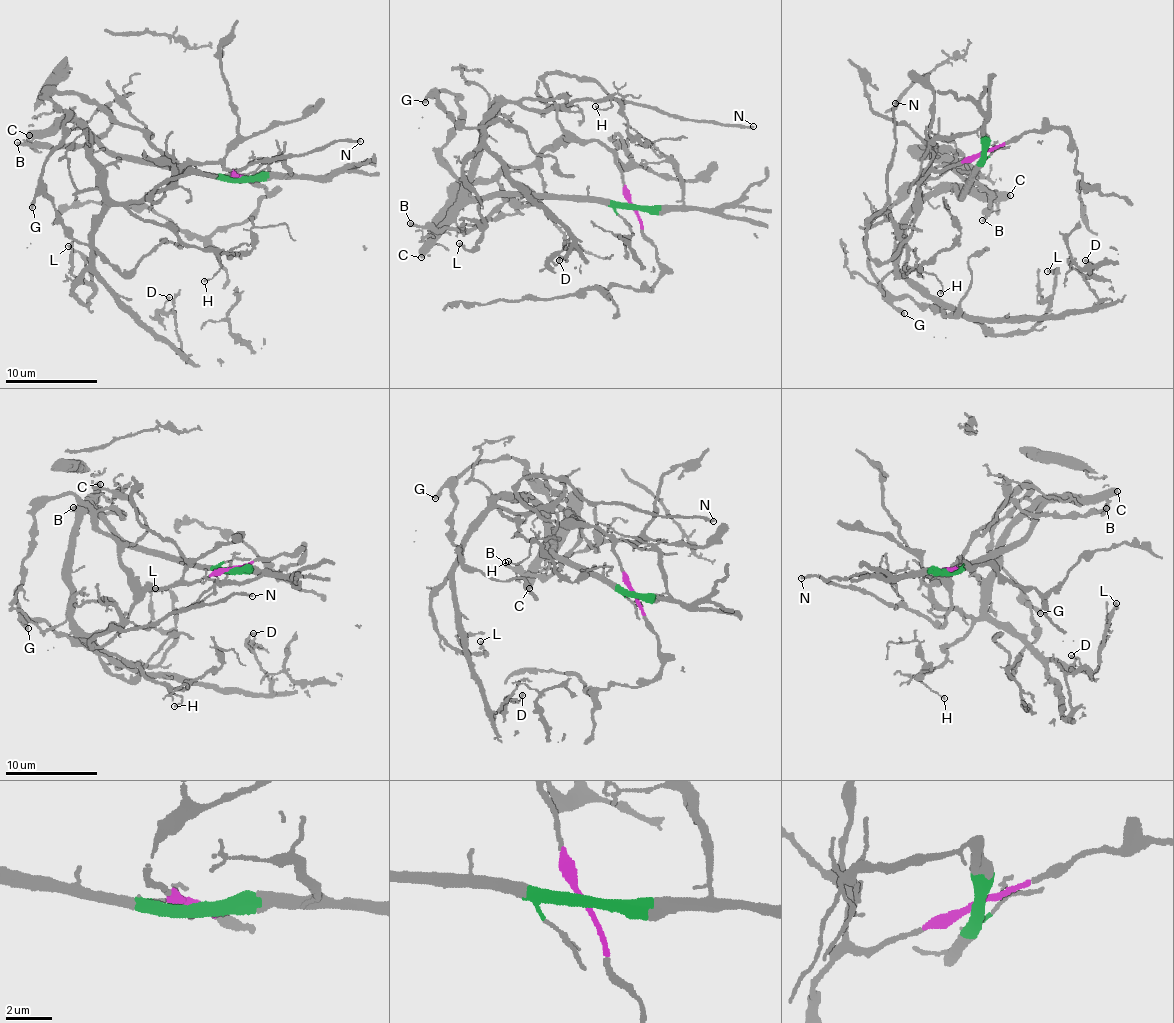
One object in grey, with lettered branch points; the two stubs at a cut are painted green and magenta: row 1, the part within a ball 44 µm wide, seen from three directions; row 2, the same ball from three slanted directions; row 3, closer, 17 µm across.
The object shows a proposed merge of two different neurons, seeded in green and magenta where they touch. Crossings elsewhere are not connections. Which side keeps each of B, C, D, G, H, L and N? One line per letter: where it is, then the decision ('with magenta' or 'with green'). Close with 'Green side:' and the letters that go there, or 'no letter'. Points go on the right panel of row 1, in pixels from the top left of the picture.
B: place (982, 220); with magenta
C: place (1010, 195); with green
D: place (1085, 260); with green
G: place (904, 313); with magenta
H: place (940, 293); with green
L: place (1047, 271); with green
N: place (895, 103); with magenta
Green side: C, D, H, L

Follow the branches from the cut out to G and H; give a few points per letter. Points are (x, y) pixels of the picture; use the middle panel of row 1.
G: (634, 207), (597, 142), (462, 183), (441, 149), (459, 121), (454, 93), (424, 102)
H: (634, 207), (469, 196), (469, 170), (485, 141), (493, 104), (608, 98), (612, 105), (596, 105)

